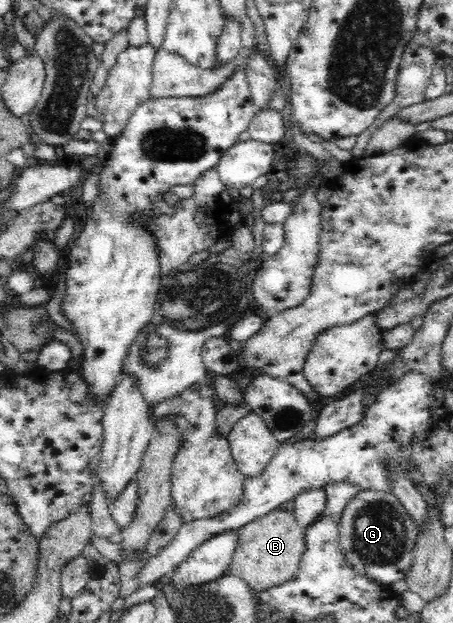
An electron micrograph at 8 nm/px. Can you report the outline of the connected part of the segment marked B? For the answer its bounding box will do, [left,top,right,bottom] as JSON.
[225,509,305,593]

